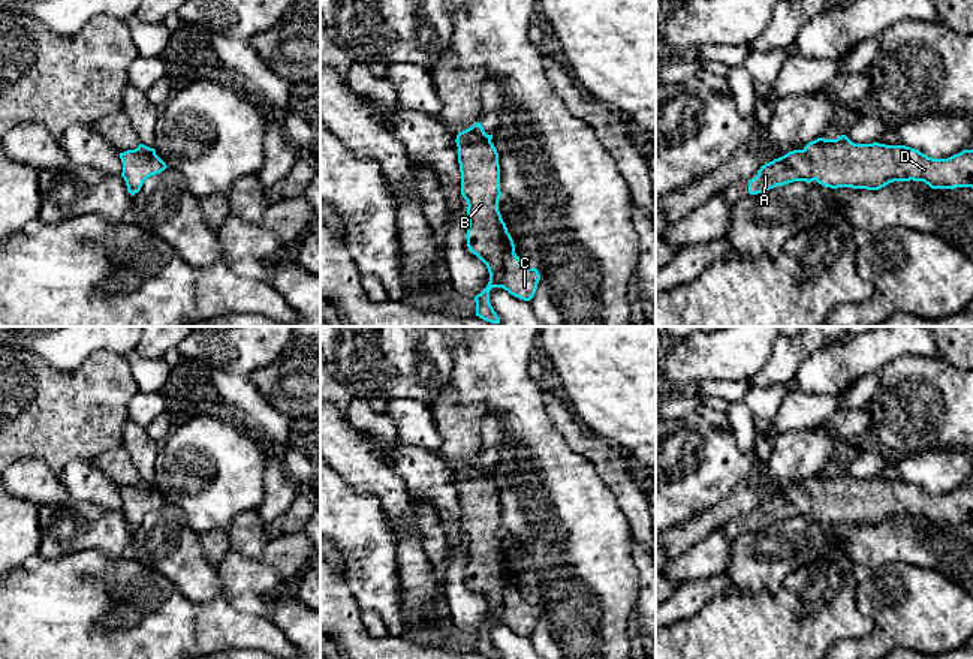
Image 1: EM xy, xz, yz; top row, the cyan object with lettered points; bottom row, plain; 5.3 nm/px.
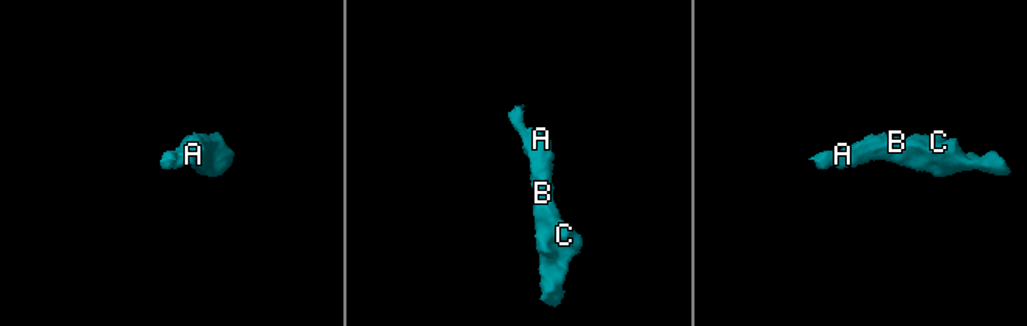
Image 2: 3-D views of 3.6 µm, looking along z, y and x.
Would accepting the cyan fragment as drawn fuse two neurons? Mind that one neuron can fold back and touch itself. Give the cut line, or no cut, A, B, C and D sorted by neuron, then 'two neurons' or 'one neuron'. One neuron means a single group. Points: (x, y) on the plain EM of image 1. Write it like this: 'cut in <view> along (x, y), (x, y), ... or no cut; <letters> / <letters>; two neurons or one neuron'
no cut; A B C D; one neuron

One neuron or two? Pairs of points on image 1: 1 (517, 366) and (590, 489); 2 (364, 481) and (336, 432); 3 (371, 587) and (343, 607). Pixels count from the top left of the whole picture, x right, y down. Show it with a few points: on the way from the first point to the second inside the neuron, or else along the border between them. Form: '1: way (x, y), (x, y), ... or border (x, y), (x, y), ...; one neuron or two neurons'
1: way (517, 396), (527, 426), (560, 459); one neuron
2: way (364, 469), (342, 444); one neuron
3: border (345, 580), (352, 598), (363, 610); two neurons

